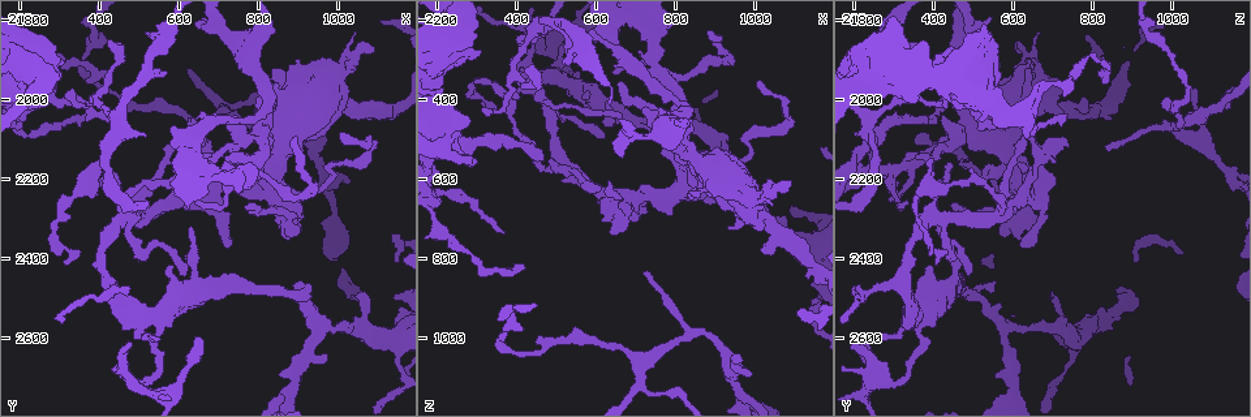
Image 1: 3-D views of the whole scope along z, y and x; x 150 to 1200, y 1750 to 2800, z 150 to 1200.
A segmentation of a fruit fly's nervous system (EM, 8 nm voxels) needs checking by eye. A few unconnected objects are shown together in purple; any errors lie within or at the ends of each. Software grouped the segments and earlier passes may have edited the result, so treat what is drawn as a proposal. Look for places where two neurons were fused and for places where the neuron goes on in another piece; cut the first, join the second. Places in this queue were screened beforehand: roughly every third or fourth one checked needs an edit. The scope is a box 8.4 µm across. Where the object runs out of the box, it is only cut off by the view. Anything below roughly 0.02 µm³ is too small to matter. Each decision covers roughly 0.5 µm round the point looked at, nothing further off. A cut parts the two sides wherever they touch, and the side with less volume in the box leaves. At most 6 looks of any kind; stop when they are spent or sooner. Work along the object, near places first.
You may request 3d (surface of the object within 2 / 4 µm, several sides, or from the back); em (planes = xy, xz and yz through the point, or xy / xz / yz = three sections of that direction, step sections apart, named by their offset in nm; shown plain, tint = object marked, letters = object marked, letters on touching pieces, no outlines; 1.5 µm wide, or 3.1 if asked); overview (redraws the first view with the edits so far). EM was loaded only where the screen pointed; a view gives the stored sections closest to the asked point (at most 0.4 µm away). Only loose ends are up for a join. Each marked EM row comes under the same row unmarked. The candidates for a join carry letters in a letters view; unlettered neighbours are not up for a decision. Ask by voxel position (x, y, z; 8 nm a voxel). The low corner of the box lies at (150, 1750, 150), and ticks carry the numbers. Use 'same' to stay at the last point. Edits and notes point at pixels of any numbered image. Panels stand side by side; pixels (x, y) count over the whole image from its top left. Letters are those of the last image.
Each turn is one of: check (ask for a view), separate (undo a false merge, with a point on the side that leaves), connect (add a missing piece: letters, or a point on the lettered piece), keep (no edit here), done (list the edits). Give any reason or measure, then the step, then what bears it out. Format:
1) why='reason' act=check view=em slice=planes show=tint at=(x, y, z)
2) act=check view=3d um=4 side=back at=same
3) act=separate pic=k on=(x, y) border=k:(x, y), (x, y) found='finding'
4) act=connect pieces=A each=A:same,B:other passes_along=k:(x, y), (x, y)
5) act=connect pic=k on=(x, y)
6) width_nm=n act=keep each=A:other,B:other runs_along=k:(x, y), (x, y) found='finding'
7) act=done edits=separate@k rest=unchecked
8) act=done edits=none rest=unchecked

why='thin end' act=check view=em slice=planes show=letters at=(470, 2080, 540)

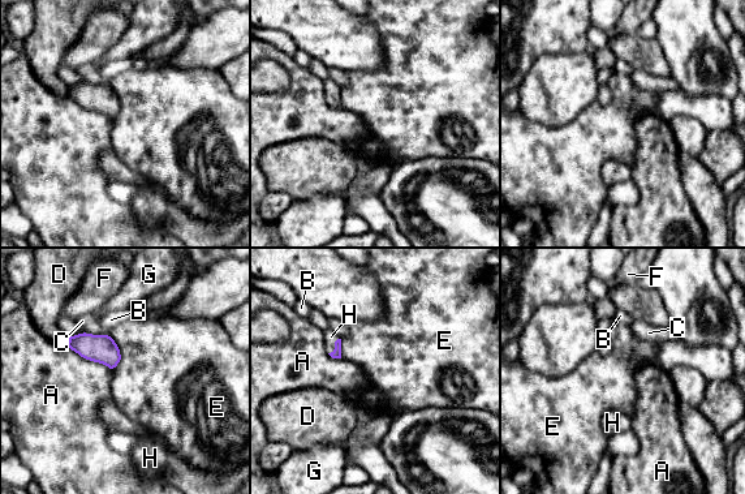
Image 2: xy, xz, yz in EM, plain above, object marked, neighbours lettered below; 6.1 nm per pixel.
width_nm=140 act=connect pieces=H each=A:other,B:other,C:other,D:other,E:other,F:other,G:other,H:same passes_along=2:(336, 353), (335, 346), (330, 335) found='it goes on there'

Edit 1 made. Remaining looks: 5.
why='an open end' act=check view=3d um=2 at=(370, 2045, 735)

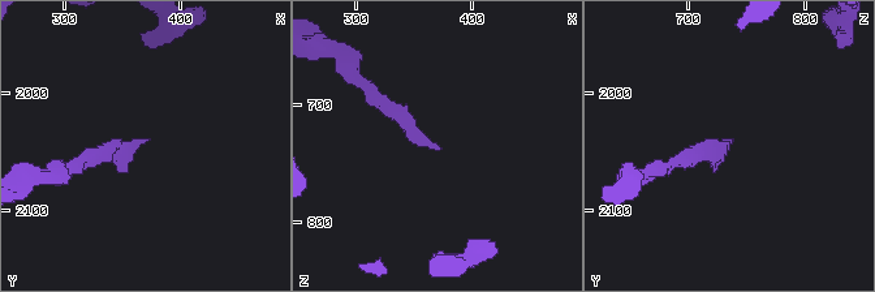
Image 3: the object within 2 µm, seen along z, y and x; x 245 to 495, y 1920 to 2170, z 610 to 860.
why='now the EM' act=check view=em slice=xy step=4 show=tint at=(368, 2042, 736)

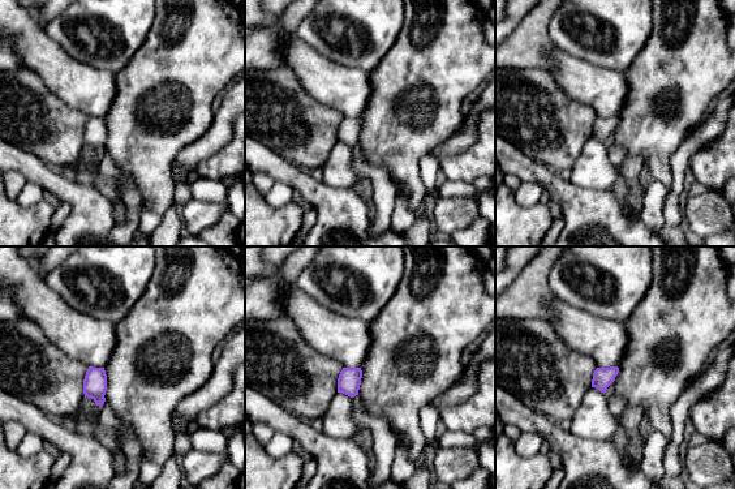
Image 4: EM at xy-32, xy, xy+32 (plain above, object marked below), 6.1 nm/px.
why='another direction' act=check view=em slice=planes show=letters at=same

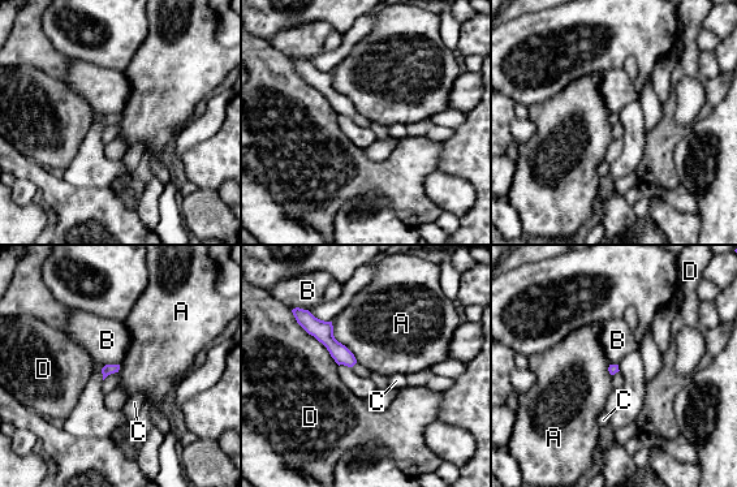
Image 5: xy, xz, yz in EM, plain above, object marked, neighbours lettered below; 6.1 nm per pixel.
act=keep each=A:other,B:other,C:other,D:other border=5:(331, 322), (333, 336), (357, 361) found='no lettered piece goes on from it'

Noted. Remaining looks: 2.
why='abrupt turn' act=check view=em slice=planes show=letters at=(910, 2250, 310)

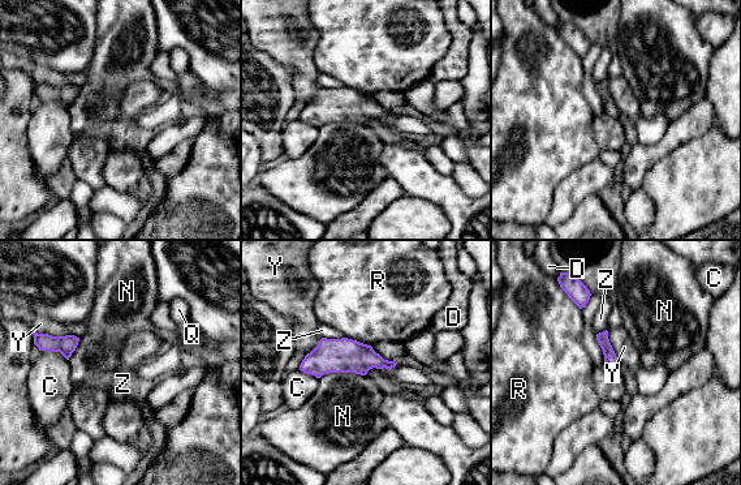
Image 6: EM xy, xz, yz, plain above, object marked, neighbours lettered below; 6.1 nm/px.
act=keep each=C:other,D:other,N:other,Q:other,R:other,Y:other,Z:other found='one neuron here'

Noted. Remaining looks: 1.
act=done edits=connect@2 rest=unchecked

